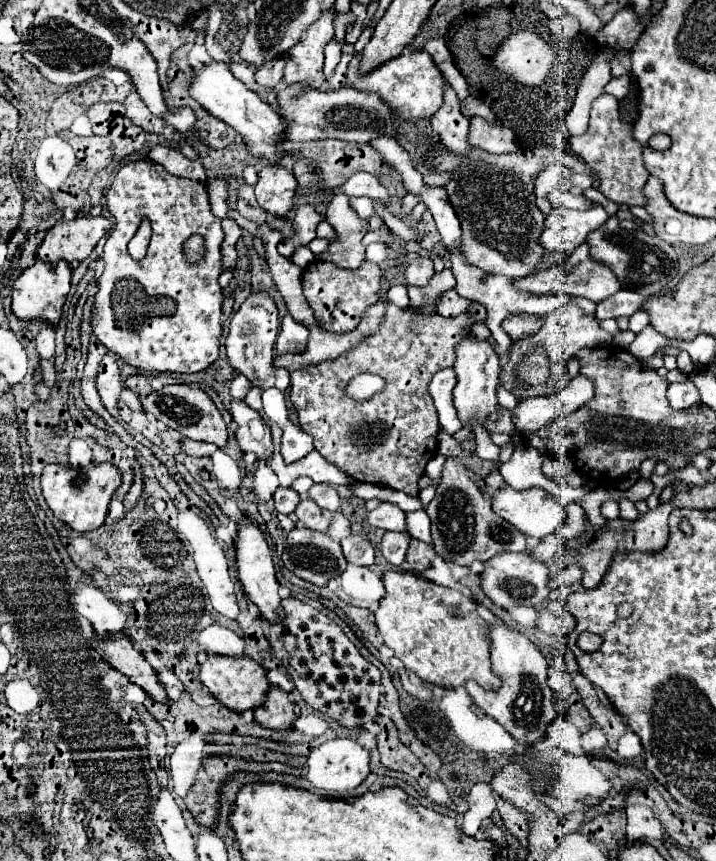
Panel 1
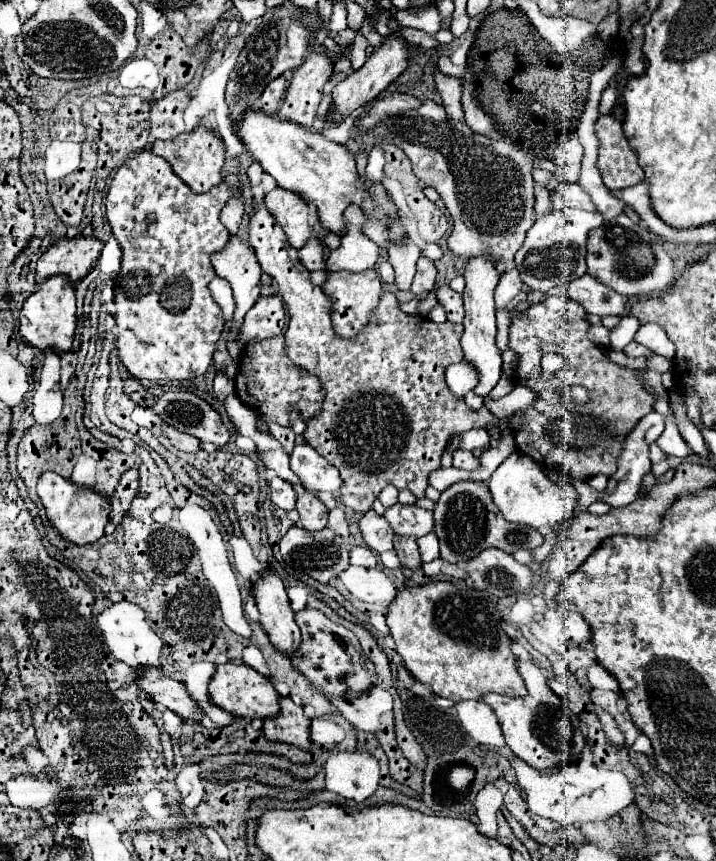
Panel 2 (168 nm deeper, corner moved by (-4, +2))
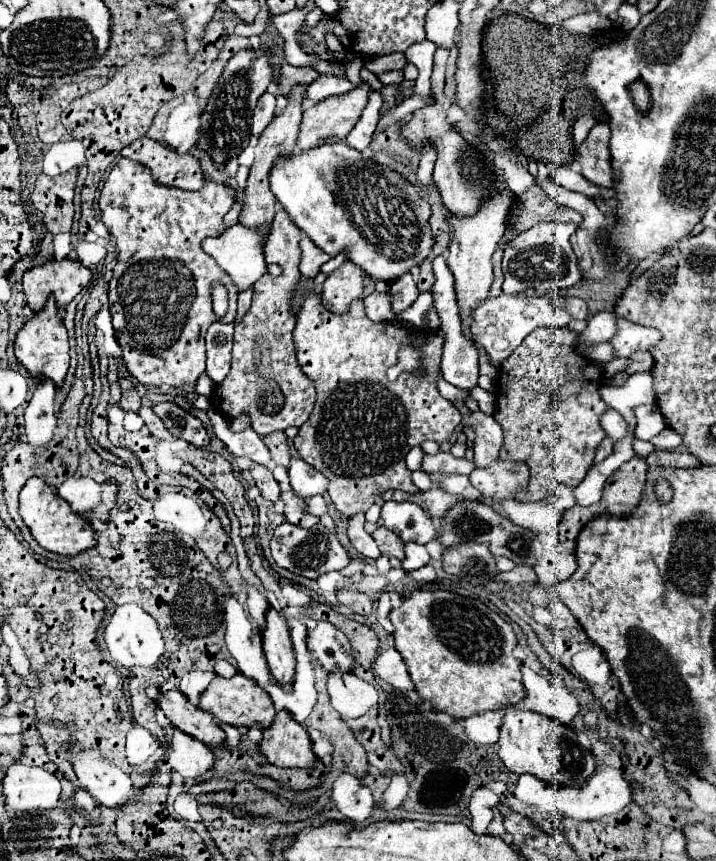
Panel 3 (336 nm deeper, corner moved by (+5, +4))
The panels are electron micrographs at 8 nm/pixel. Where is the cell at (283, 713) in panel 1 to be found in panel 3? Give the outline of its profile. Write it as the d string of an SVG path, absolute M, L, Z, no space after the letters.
M285 710L277 712L273 724L263 730L259 750L275 766L313 766L315 754L307 730Z

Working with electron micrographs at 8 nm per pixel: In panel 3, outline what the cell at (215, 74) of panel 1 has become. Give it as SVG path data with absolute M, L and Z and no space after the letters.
M325 142L313 150L303 150L279 158L269 172L269 184L275 198L283 204L289 218L329 256L347 250L353 264L365 270L375 280L393 282L415 264L421 264L433 246L431 228L427 224L431 216L431 206L423 200L421 190L409 184L401 174L373 164L367 156L343 142Z

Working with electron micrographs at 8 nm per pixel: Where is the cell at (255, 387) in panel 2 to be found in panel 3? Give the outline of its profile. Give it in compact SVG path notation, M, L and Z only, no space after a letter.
M277 210L269 240L265 244L265 262L279 264L283 272L277 278L261 276L259 282L253 284L253 304L245 318L235 326L231 370L211 394L215 410L219 410L223 416L247 412L251 416L253 430L261 436L285 430L289 426L303 426L313 412L315 402L315 386L309 382L309 378L305 378L291 338L295 314L289 310L289 300L299 282L299 240L301 230L291 222L285 210Z

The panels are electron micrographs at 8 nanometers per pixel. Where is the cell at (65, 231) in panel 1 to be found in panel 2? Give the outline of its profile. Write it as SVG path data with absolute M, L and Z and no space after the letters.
M92 236L62 238L50 250L42 254L36 268L36 282L44 282L52 276L66 276L70 284L80 282L98 264L98 256L104 244Z

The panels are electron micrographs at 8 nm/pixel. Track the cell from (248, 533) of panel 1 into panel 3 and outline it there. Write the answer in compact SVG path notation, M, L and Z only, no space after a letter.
M273 606L265 612L265 630L263 630L263 650L271 674L279 684L289 684L295 676L295 654L289 636L289 628Z

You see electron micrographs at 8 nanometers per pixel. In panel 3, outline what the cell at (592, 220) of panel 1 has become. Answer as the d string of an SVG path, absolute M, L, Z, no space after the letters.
M539 222L529 230L517 234L507 246L503 256L503 292L515 294L525 288L537 290L561 290L575 286L583 276L577 266L577 256L571 248L571 234L577 230L577 224L559 224L559 222Z

